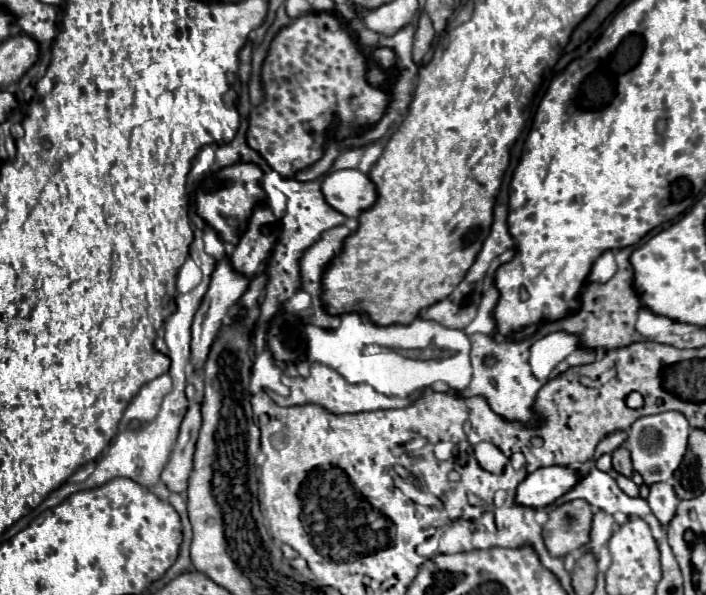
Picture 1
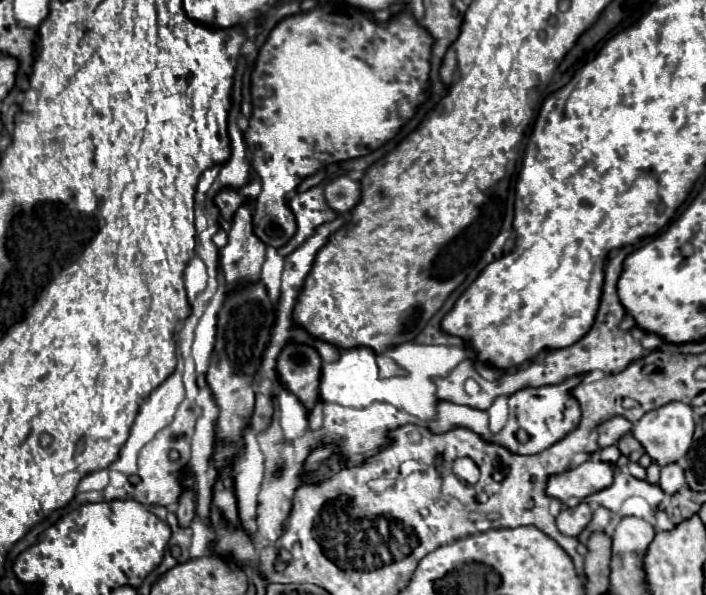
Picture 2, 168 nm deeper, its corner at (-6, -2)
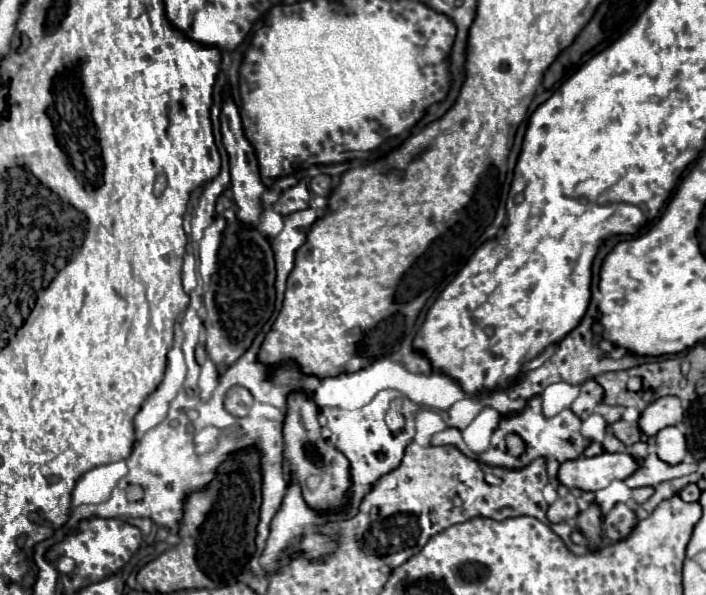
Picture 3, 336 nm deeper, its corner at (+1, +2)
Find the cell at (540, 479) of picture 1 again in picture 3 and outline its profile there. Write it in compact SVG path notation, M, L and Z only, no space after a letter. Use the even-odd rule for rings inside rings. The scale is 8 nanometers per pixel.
M603 452L593 458L577 458L569 460L559 470L559 482L567 488L579 490L601 490L607 488L613 480L625 480L633 470L637 470L639 462L629 452Z

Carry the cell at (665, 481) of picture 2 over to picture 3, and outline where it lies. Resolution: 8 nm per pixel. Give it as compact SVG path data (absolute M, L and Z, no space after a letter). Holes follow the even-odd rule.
M667 426L665 430L659 430L655 438L657 438L657 456L663 462L679 464L685 458L687 454L685 436L677 426Z

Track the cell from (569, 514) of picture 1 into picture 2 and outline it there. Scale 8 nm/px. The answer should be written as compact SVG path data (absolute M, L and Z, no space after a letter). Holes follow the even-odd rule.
M582 502L574 508L562 510L556 518L556 526L564 536L574 536L576 538L588 526L590 520L592 520L592 510L590 510L588 504Z

